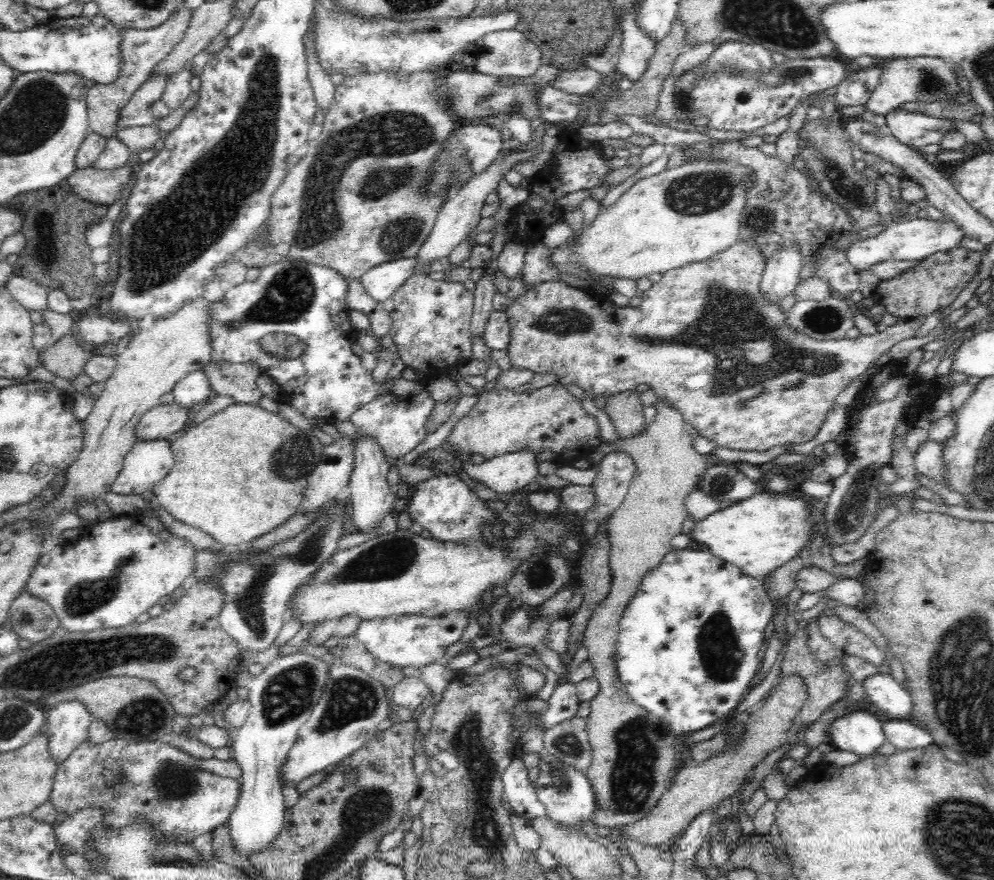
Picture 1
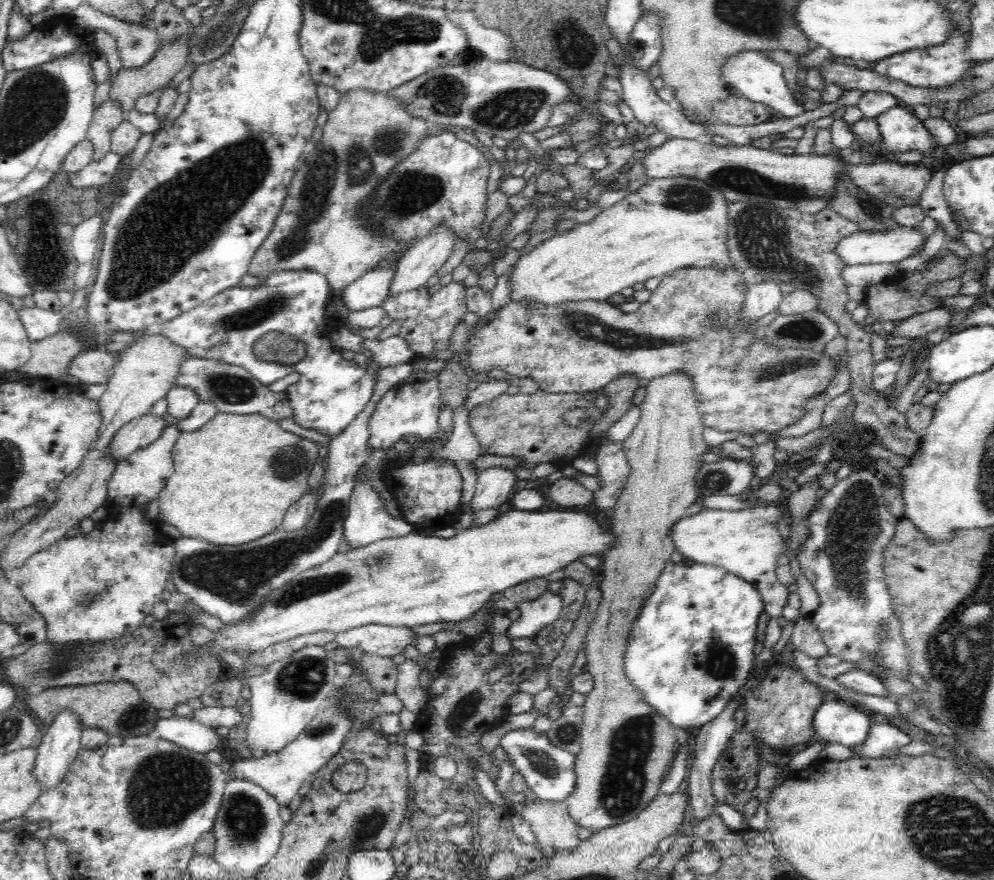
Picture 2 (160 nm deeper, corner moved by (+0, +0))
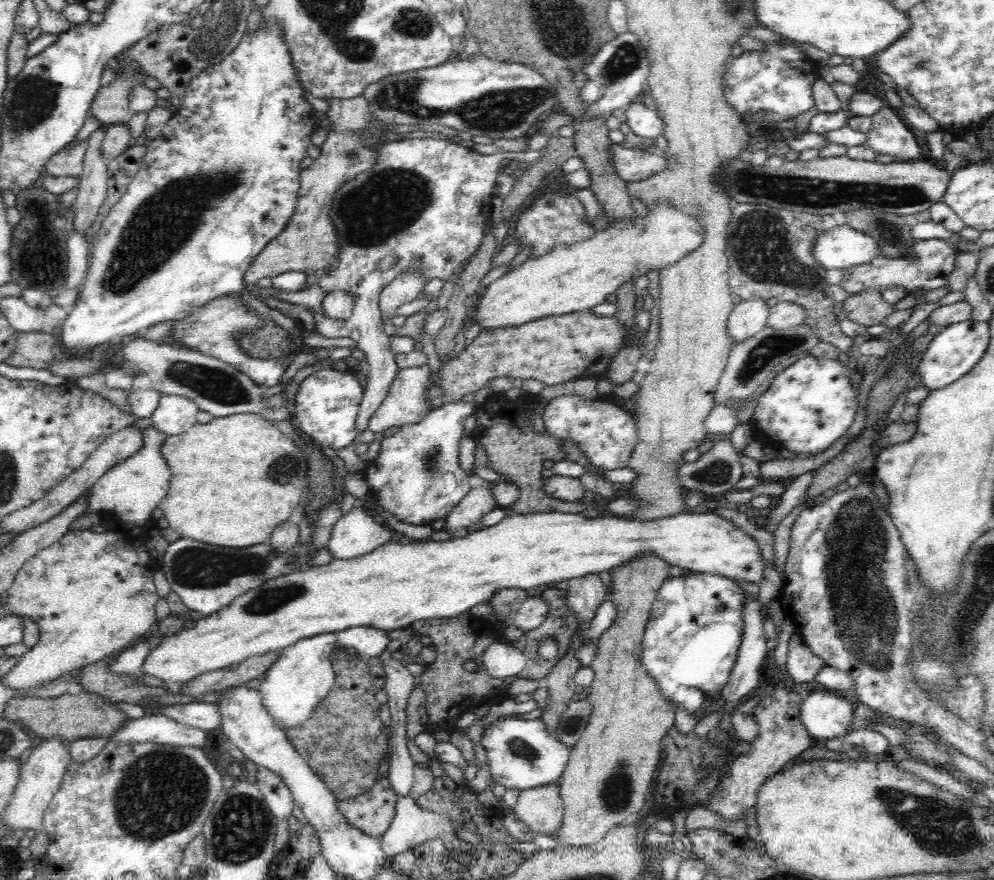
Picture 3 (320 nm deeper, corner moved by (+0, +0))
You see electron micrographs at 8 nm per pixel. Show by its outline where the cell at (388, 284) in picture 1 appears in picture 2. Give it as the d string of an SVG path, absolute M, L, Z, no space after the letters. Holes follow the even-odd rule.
M386 265L366 271L342 288L341 300L348 312L380 306L388 298L388 286L395 267Z

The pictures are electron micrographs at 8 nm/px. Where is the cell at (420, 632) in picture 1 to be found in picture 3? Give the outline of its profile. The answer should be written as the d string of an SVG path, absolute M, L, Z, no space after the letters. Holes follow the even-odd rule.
M352 627L337 632L337 640L342 648L347 648L367 660L378 656L386 648L389 639L383 630L374 627Z

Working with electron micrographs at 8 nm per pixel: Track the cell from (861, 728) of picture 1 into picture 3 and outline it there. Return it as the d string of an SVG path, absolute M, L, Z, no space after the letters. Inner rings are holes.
M831 690L812 691L800 702L798 718L808 735L818 740L841 740L852 731L854 703Z

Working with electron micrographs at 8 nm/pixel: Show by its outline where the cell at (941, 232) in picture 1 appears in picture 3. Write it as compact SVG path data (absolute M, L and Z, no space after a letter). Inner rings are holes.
M844 222L818 234L810 251L824 270L846 269L878 257L876 241Z

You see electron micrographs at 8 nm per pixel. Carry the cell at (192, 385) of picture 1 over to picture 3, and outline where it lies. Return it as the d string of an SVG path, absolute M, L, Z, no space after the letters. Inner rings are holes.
M161 396L158 407L152 410L146 423L167 437L186 432L197 423L199 407L188 398Z

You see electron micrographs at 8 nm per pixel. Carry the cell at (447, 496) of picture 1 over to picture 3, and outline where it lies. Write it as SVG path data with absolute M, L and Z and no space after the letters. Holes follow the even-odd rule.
M450 402L431 409L414 424L402 424L392 435L379 436L378 456L363 470L376 506L406 524L440 523L472 489L468 473L460 467L459 444L464 435L464 418L477 407L475 402Z

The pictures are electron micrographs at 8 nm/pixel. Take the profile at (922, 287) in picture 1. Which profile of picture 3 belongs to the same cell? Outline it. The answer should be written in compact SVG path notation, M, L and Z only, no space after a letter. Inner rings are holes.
M866 289L845 298L842 302L842 312L846 319L857 325L870 327L882 324L884 319L894 312L894 305L888 305L878 291Z

